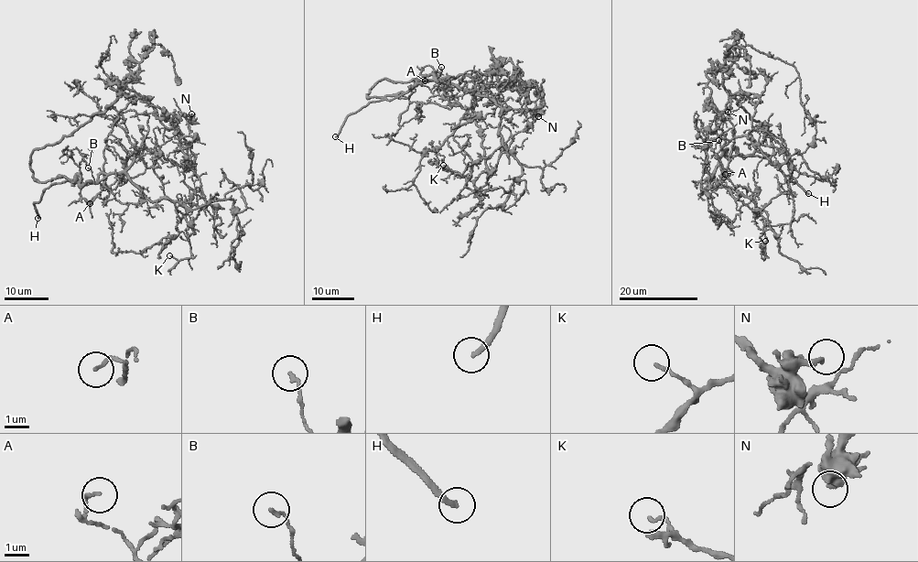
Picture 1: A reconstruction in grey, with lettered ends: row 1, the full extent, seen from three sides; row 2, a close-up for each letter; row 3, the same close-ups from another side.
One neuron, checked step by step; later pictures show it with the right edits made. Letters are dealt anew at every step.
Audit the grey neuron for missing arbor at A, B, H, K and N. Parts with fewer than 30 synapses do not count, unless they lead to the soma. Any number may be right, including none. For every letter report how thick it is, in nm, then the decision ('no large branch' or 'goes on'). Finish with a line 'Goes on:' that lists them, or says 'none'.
A: 140 nm | no large branch
B: 150 nm | no large branch
H: 220 nm | goes on
K: 120 nm | no large branch
N: 240 nm | no large branch
Goes on: H

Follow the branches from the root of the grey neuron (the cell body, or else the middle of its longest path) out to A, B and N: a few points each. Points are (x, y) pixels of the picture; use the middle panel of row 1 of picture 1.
A: (475, 117), (473, 92), (445, 81), (438, 84), (445, 91), (438, 87), (431, 91), (422, 85), (425, 81)
B: (475, 117), (473, 92), (437, 80), (441, 67)
N: (475, 117), (473, 92), (439, 83), (448, 89), (480, 81), (509, 60), (518, 79), (539, 91), (538, 116)

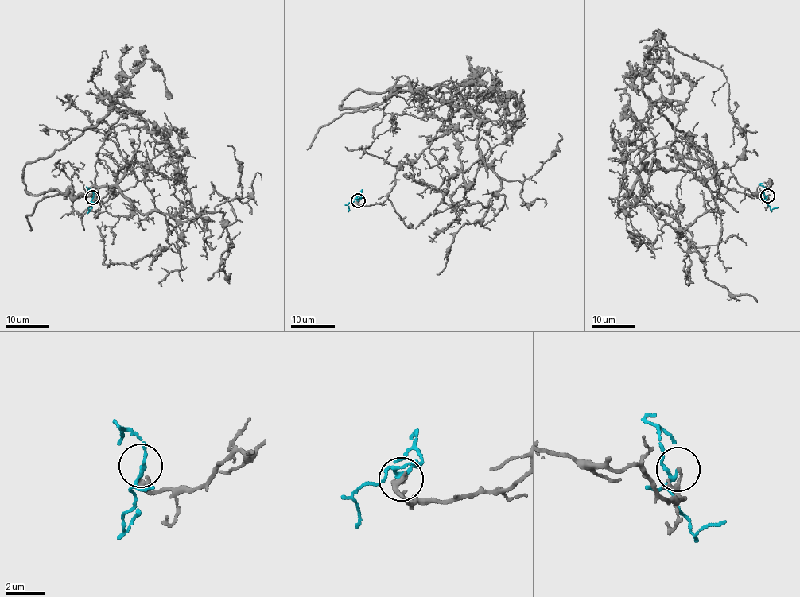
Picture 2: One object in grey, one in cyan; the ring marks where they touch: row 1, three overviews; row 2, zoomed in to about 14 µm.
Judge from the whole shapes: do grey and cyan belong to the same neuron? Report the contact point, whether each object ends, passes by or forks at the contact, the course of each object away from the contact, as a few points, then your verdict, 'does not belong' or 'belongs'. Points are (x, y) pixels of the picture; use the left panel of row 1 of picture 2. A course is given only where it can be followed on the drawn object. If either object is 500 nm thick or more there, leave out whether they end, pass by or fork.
(92, 197) | grey ends | cyan passes by | grey via (92, 197), (116, 195), (118, 169), (137, 162), (179, 175), (141, 117), (91, 81), (99, 65), (88, 83) | cyan via (92, 197), (89, 211), (92, 207) | does not belong

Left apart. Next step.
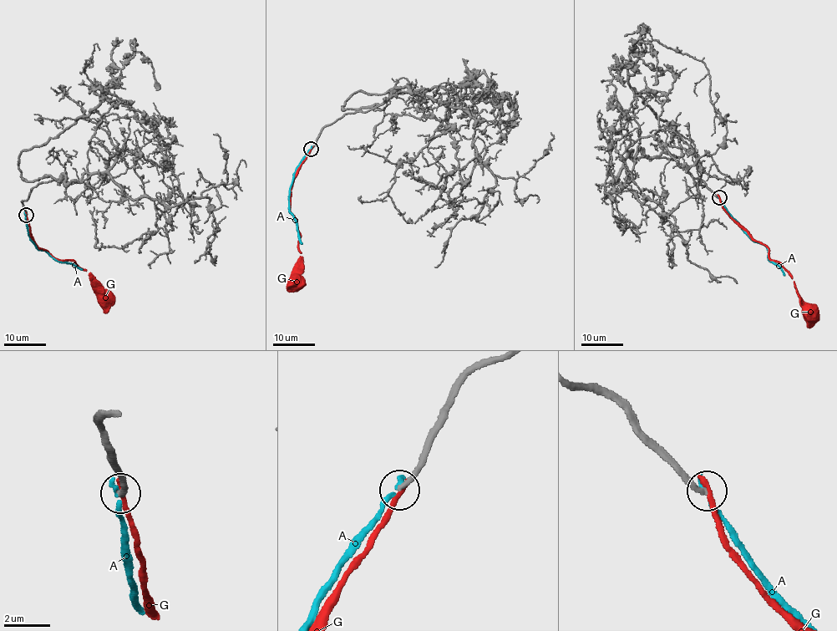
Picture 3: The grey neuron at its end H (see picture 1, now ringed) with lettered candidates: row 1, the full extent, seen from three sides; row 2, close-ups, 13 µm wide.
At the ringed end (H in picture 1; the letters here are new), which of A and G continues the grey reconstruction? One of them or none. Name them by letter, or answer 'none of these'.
none of these

